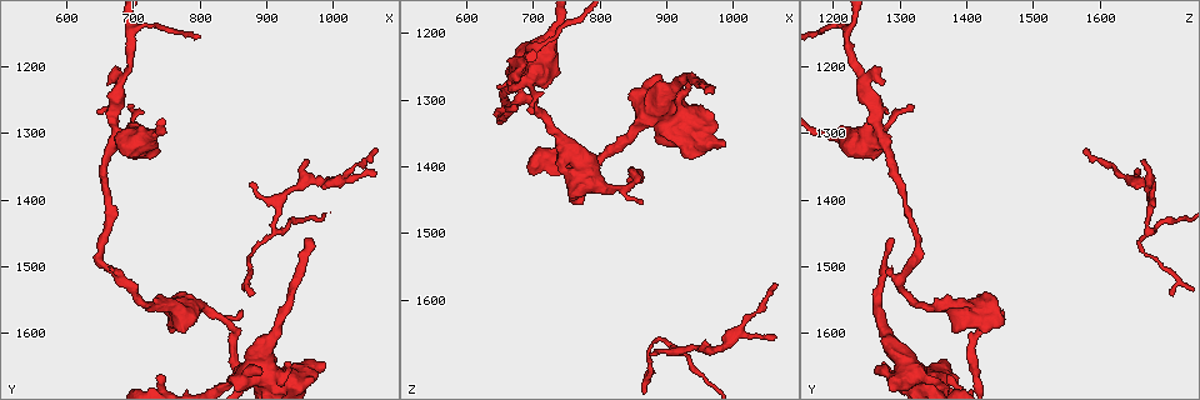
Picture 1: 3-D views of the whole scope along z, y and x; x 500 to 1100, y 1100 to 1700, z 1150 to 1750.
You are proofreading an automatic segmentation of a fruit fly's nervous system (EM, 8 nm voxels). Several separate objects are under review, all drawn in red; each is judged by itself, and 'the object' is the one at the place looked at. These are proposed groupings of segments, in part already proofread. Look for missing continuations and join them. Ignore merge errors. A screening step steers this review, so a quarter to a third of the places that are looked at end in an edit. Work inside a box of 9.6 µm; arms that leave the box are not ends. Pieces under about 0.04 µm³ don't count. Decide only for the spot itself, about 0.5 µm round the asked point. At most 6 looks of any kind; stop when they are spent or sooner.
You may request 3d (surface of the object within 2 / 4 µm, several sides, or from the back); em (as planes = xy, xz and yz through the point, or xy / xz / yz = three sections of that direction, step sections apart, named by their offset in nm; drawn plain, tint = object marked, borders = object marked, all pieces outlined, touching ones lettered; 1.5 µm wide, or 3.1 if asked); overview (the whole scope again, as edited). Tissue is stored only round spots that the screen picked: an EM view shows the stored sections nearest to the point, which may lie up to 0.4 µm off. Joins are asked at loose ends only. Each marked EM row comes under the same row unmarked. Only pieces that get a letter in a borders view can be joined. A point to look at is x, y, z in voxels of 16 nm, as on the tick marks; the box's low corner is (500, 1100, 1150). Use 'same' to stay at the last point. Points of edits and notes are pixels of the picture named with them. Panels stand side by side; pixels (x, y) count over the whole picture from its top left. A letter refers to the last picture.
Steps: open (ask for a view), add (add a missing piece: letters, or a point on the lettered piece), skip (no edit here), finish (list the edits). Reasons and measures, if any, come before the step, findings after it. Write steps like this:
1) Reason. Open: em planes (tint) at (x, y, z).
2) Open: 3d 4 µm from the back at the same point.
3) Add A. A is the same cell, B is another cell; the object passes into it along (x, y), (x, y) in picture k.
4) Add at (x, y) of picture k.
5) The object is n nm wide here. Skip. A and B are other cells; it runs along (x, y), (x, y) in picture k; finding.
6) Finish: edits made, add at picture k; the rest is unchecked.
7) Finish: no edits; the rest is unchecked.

Branch stops here. Open: em xy step 8 (tint) at (955, 1455, 1290).

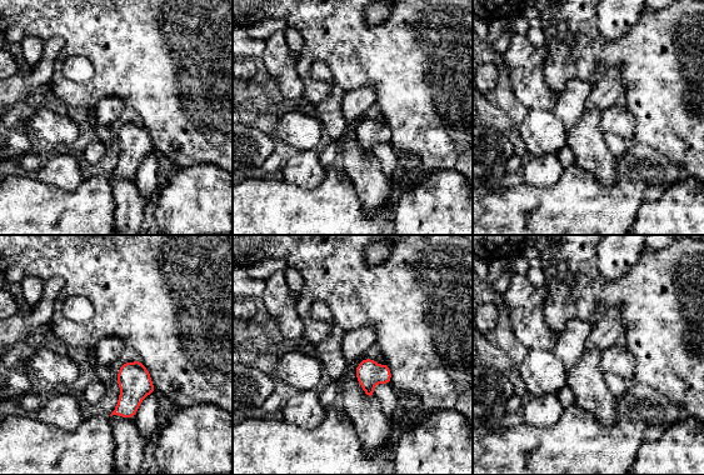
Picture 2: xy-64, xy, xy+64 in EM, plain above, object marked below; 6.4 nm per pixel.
Open: em planes (borders) at the same point.

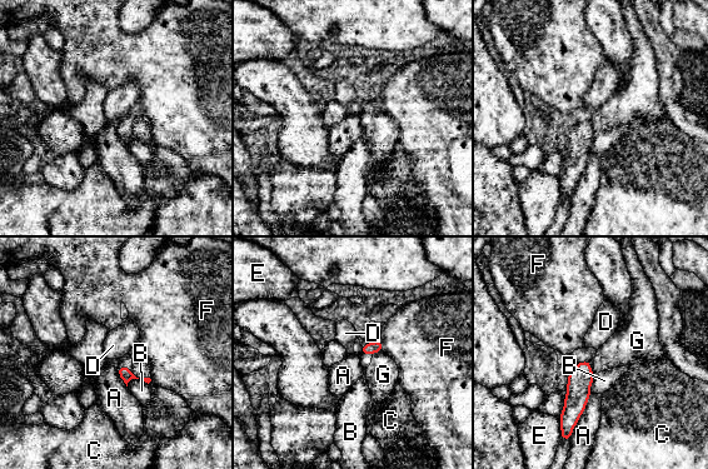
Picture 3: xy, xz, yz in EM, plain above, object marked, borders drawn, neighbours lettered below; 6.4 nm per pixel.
Add G. G is the same cell, A, B, C, D, E and F are other cells; the cell continues.

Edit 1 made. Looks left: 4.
Open: overview.

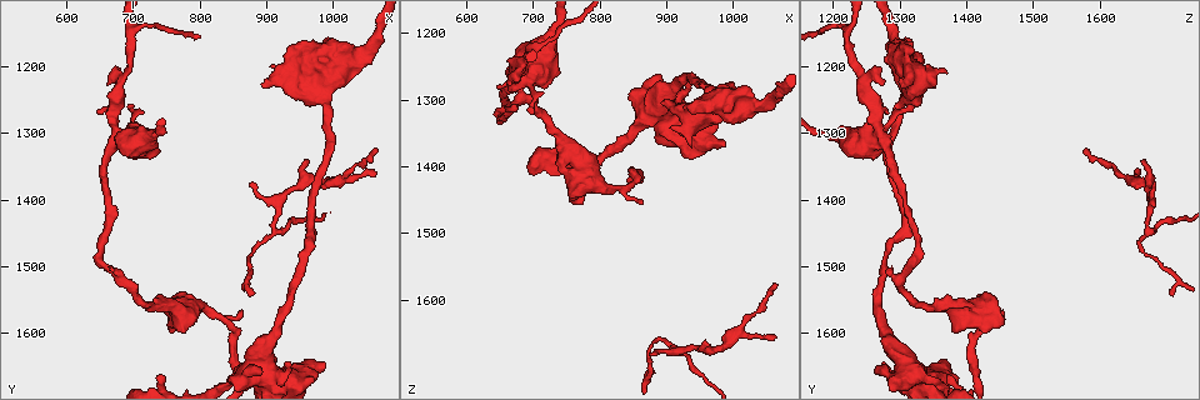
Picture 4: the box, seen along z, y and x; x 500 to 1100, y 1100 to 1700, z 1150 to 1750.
Thin end. Open: 3d 2 µm at (860, 1570, 1455).

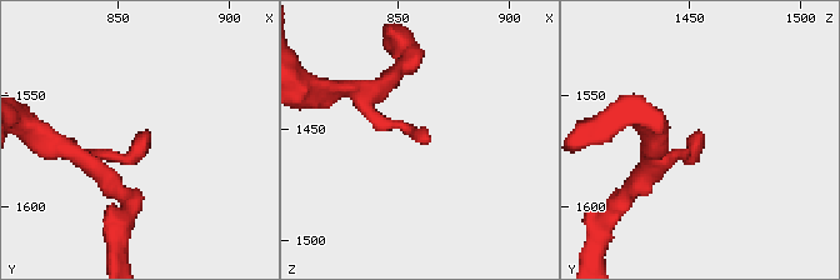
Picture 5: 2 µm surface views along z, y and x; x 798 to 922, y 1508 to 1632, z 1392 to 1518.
Open: em planes (borders) at (858, 1567, 1455).

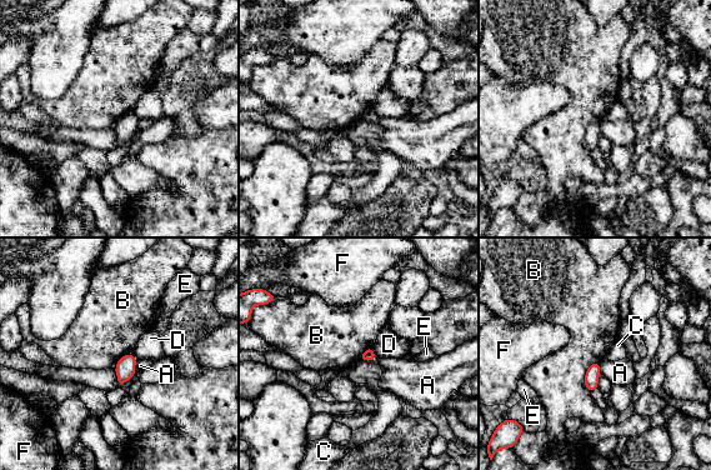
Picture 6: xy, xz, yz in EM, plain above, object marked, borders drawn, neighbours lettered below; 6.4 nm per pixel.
Skip. A, B, C, D, E and F are other cells; no lettered piece goes on from it.

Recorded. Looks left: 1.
Finish: edits made, add at picture 3; the rest is unchecked.

